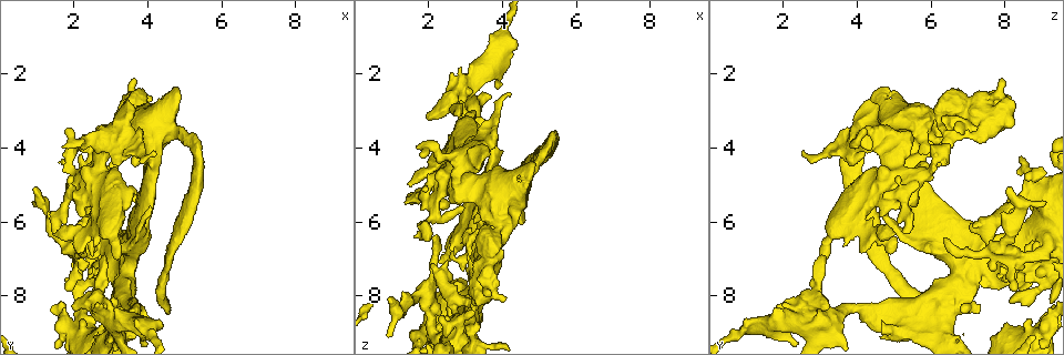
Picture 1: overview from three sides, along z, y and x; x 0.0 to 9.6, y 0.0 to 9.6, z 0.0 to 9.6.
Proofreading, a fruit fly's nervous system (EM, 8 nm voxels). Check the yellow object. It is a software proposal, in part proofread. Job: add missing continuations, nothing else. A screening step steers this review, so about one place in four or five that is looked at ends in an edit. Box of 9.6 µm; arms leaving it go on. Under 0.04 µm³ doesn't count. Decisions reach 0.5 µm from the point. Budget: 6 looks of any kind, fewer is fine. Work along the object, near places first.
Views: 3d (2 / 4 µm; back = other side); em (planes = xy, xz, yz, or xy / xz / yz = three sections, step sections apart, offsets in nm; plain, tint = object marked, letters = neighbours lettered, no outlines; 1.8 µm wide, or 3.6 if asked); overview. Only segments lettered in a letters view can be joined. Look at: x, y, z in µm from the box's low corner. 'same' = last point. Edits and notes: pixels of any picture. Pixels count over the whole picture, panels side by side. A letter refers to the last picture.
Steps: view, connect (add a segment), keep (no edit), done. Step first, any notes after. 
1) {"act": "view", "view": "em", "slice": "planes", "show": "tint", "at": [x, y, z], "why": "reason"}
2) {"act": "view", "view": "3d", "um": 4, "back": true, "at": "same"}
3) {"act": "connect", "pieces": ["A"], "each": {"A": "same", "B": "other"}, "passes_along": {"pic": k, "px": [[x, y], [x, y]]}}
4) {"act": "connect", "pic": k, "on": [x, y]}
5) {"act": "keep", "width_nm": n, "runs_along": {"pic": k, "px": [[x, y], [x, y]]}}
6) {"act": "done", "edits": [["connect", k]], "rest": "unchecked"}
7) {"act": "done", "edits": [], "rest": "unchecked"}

{"act": "view", "view": "3d", "um": 4, "at": [4.55, 8.45, 6.00], "why": "free end"}

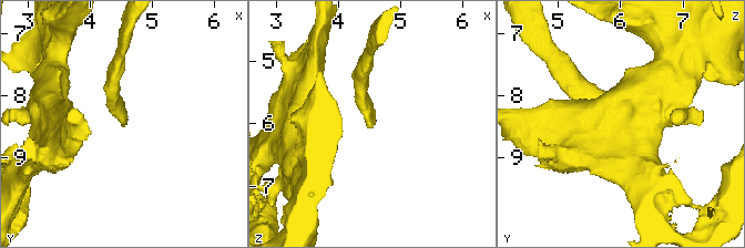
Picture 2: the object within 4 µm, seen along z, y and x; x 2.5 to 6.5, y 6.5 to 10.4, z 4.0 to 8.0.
{"act": "view", "view": "em", "slice": "xy", "step": 8, "show": "letters", "at": [4.45, 8.45, 6.00], "why": "now the EM"}

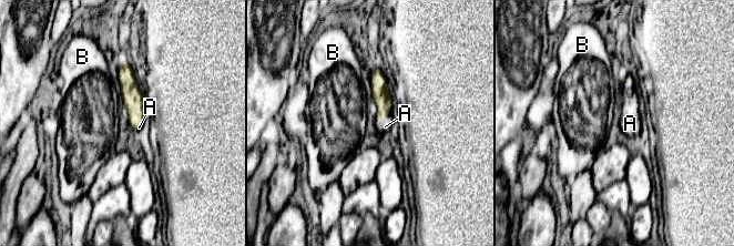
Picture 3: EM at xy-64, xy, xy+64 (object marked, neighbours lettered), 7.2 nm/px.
{"act": "view", "view": "em", "slice": "yz", "step": 8, "show": "letters", "at": "same", "why": "another direction"}

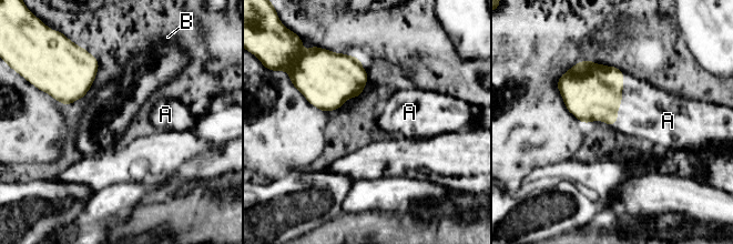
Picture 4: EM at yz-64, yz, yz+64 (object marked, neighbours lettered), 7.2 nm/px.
{"act": "connect", "pieces": ["A"], "each": {"A": "same", "B": "other"}, "passes_along": {"pic": 4, "px": [[591, 92], [621, 102], [647, 113]]}, "found": "it goes on there"}

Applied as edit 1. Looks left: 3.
{"act": "view", "view": "overview"}

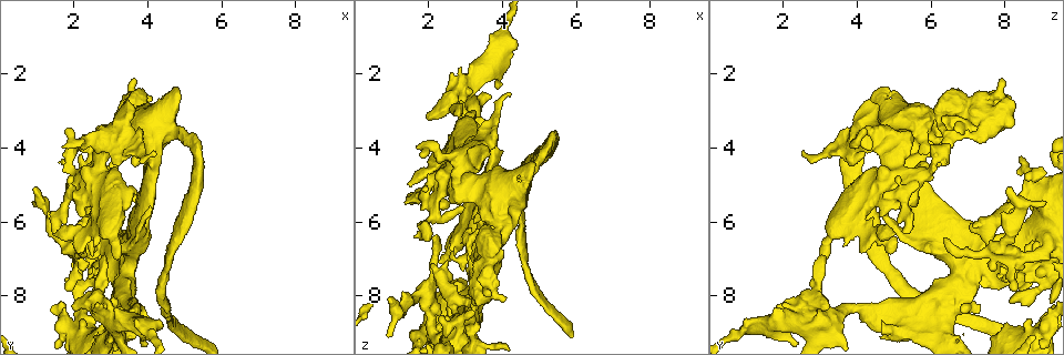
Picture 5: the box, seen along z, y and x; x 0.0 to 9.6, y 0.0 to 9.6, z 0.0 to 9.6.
{"act": "view", "view": "em", "um": 3.6, "slice": "planes", "show": "tint", "at": [2.45, 7.45, 7.80], "why": "stops while still wide"}

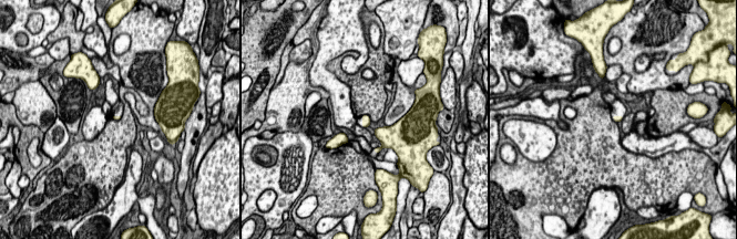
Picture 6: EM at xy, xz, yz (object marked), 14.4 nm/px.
{"act": "view", "view": "em", "um": 3.6, "slice": "planes", "show": "letters", "at": "same", "why": "see the neighbours"}

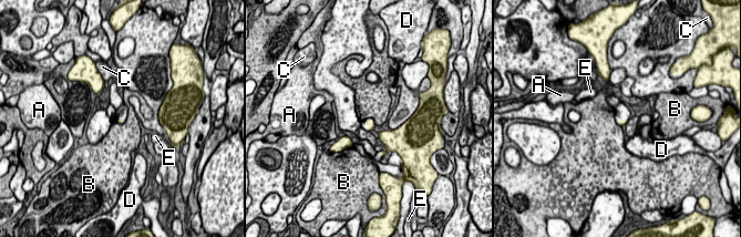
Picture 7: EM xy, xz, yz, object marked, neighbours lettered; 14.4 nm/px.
{"act": "keep", "each": {"A": "other", "B": "other", "C": "other", "D": "other", "E": "other"}, "border": {"pic": 7, "px": [[366, 119], [371, 119], [376, 124]]}, "found": "none of them fits"}

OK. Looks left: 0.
{"act": "done", "edits": [["connect", 4]], "rest": "unchecked"}

